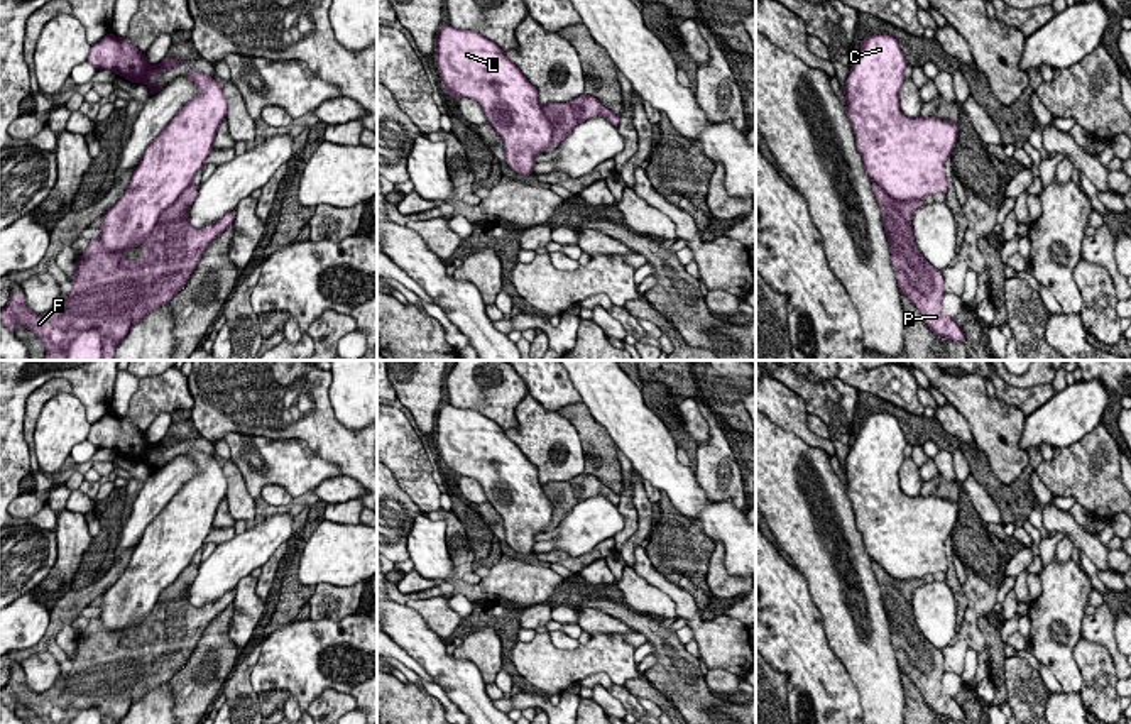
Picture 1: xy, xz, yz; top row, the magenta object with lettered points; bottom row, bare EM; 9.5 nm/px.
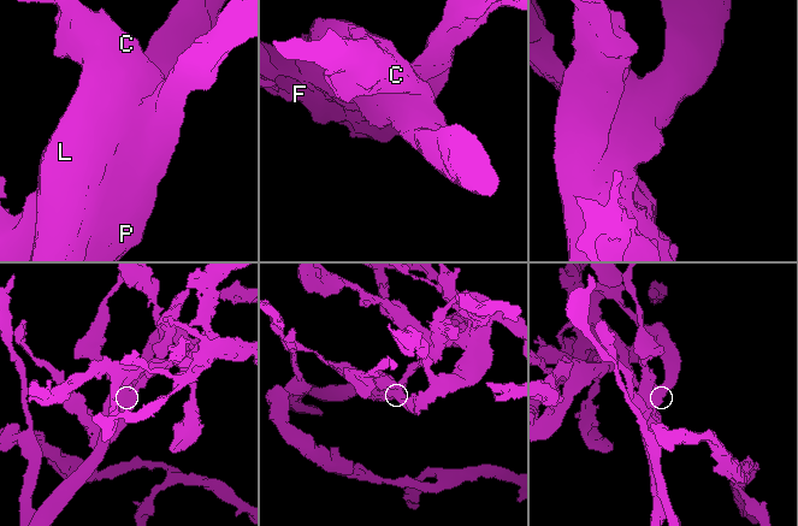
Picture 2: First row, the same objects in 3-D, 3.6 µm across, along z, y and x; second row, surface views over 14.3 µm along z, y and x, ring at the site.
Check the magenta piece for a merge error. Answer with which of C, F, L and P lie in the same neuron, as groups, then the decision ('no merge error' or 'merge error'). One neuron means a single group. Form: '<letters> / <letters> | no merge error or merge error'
C L / F P | merge error

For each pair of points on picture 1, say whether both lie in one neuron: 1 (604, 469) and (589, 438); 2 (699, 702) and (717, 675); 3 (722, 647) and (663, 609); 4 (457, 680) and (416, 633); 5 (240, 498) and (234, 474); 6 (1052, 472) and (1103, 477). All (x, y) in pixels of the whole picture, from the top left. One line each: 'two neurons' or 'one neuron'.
1: one neuron
2: two neurons
3: two neurons
4: one neuron
5: one neuron
6: one neuron

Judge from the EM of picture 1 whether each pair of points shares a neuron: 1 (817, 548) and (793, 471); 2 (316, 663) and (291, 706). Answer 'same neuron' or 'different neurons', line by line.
1: same neuron
2: different neurons

